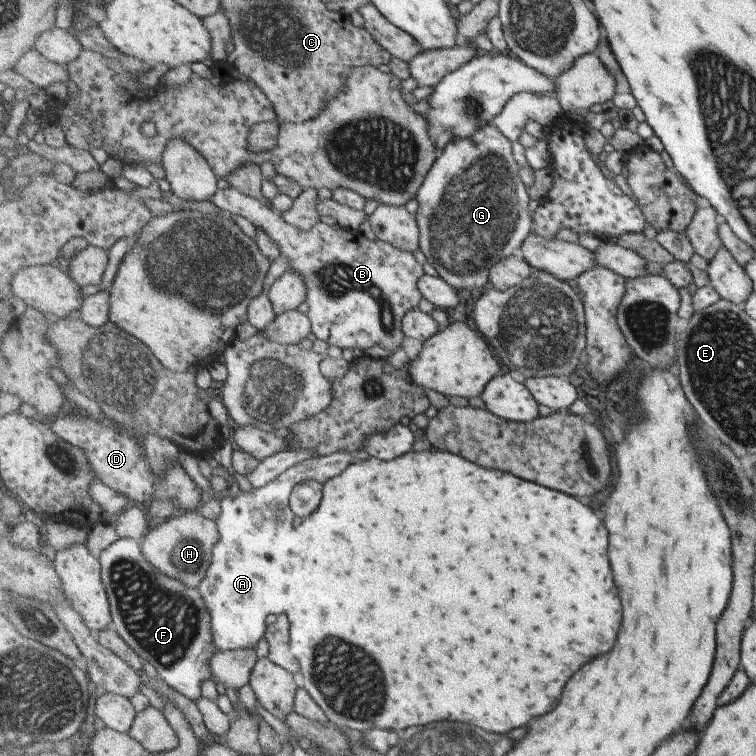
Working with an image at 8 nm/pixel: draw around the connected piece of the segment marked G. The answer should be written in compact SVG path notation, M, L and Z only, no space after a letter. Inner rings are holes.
M495 124L488 125L481 128L471 139L458 139L451 141L450 144L444 148L441 156L433 164L432 171L428 173L428 177L423 184L423 187L418 193L419 208L415 214L416 220L420 229L420 248L428 260L428 263L435 267L436 272L440 278L443 278L449 285L453 286L456 290L461 289L475 289L482 287L490 282L490 273L501 260L509 259L512 255L519 254L524 241L533 232L534 222L531 220L533 217L529 212L529 194L528 187L524 184L521 175L521 167L517 164L517 160L513 158L513 150L511 150L512 142L504 133L501 133Z

